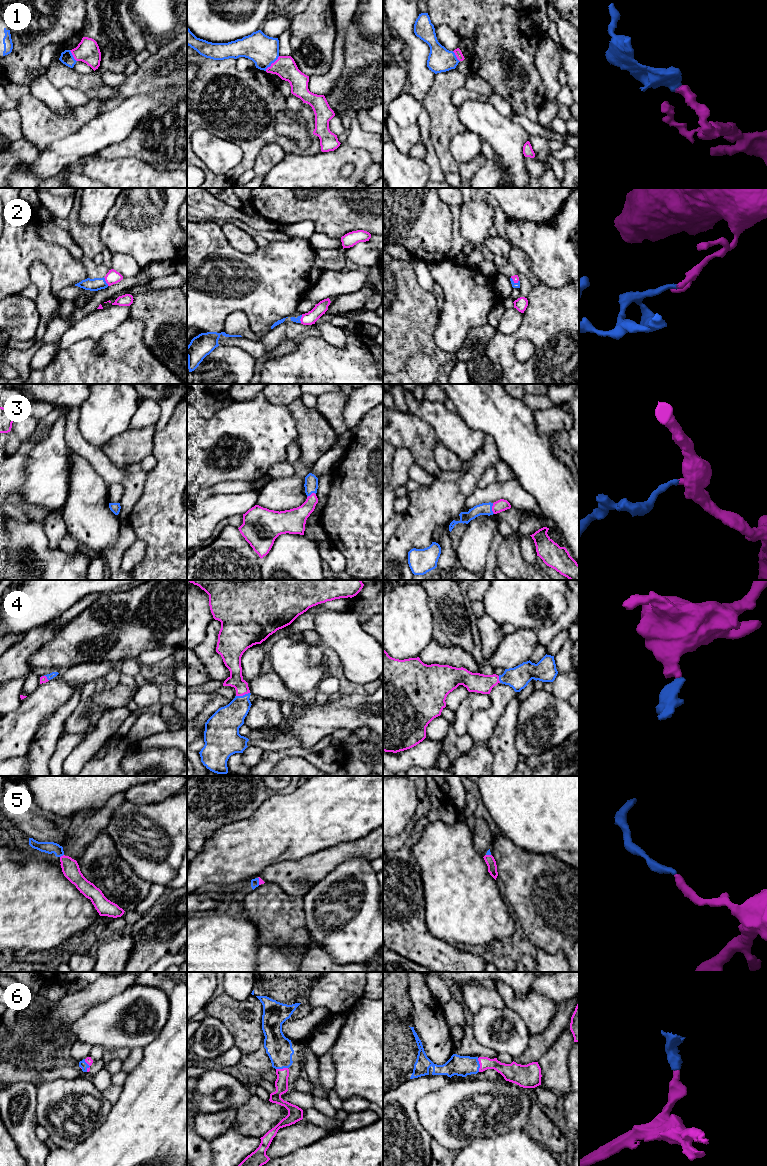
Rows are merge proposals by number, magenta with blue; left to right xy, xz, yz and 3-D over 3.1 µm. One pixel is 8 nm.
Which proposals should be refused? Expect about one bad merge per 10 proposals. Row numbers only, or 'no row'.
no row

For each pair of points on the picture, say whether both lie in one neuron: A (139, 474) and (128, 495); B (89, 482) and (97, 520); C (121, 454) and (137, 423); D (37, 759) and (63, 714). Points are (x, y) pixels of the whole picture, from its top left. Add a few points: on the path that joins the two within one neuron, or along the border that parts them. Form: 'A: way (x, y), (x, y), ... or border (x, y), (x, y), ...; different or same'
A: way (135, 479), (133, 490); same
B: way (88, 491), (88, 495), (82, 503), (88, 511); same
C: border (154, 424), (130, 428); different
D: way (43, 748), (53, 725); same

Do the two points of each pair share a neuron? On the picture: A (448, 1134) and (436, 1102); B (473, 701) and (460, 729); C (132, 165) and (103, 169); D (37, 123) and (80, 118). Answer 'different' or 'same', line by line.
A: same
B: same
C: same
D: same

